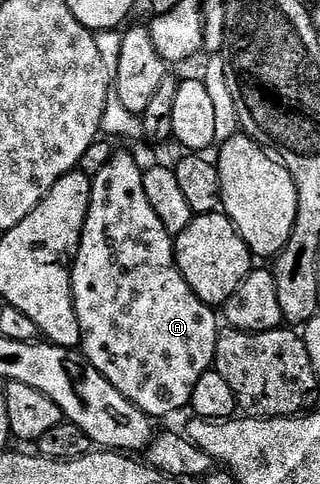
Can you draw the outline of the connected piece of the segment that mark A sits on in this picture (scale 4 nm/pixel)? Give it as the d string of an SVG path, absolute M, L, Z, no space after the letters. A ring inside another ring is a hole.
M128 153L114 154L92 177L90 211L86 215L80 246L76 248L72 263L72 302L80 324L79 348L84 349L83 360L91 368L100 372L131 405L137 405L152 419L164 417L167 413L176 413L179 409L187 410L191 406L194 383L198 383L198 379L202 379L202 375L213 368L216 360L216 338L218 336L216 317L218 321L218 313L213 306L207 305L205 301L198 299L198 295L194 295L194 291L181 275L176 265L173 234L168 233L166 227L162 227L162 221L158 219L158 215L154 215L154 209L150 207L150 201L146 199L144 169Z

